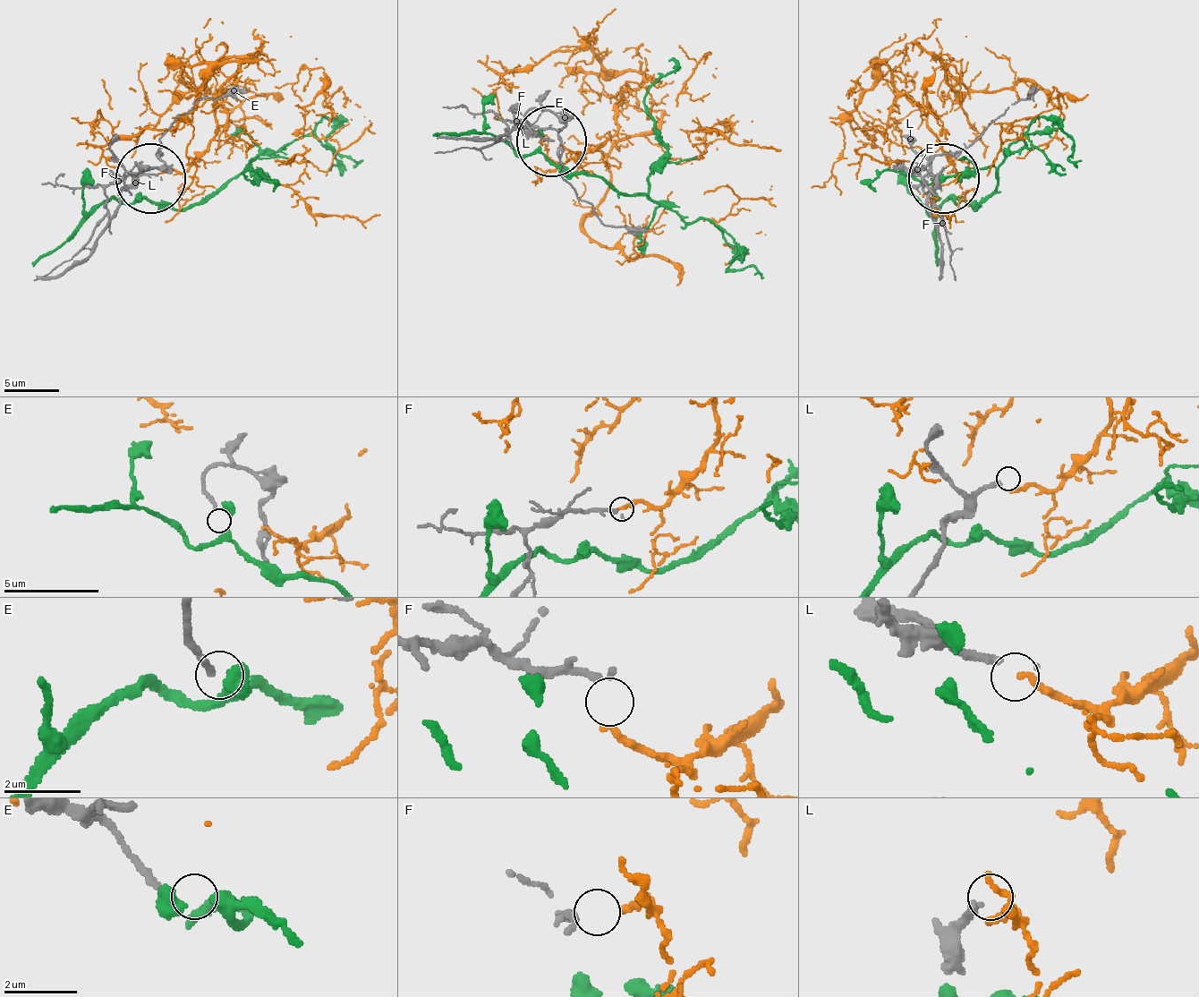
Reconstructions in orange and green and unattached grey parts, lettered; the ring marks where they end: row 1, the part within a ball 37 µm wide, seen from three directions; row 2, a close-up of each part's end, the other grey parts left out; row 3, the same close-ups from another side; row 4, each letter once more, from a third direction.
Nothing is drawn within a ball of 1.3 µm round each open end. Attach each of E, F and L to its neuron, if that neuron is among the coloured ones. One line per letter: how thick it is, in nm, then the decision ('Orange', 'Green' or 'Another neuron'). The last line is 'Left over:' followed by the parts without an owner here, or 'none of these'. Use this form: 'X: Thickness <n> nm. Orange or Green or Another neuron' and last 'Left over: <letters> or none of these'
E: Thickness 170 nm. Green
F: Thickness 180 nm. Orange
L: Thickness 50 nm. Another neuron
Left over: L

